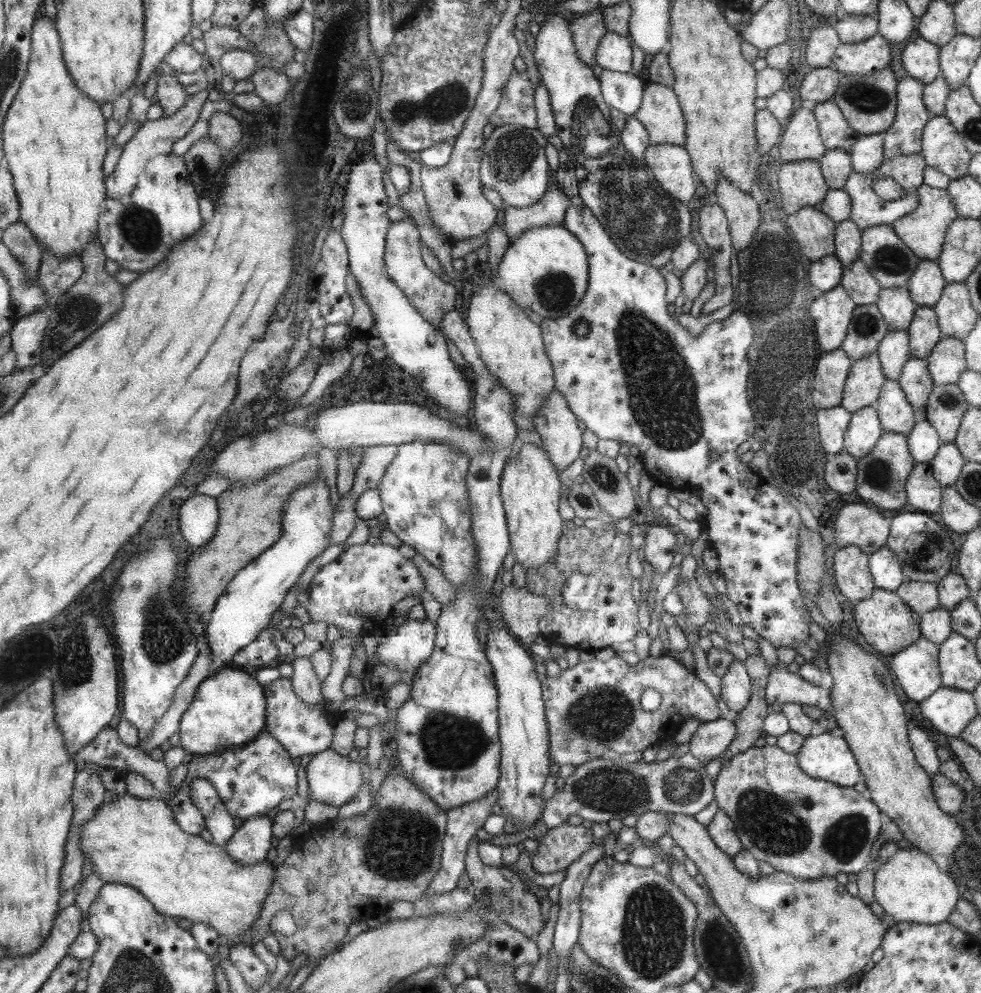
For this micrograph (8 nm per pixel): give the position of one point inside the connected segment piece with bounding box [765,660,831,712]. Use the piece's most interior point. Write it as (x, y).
(783, 686)

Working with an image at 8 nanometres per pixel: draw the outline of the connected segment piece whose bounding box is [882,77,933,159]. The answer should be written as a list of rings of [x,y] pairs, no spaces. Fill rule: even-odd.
[[[918,79],[900,80],[900,114],[896,114],[896,126],[882,133],[886,159],[922,154],[923,132],[933,117],[923,102],[924,89],[926,86]]]

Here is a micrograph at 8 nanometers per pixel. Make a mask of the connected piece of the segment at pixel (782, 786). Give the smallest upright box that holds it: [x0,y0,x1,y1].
[713,744,882,880]

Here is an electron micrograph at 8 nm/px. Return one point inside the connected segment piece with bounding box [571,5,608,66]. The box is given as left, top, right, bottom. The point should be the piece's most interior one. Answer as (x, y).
(589, 30)

